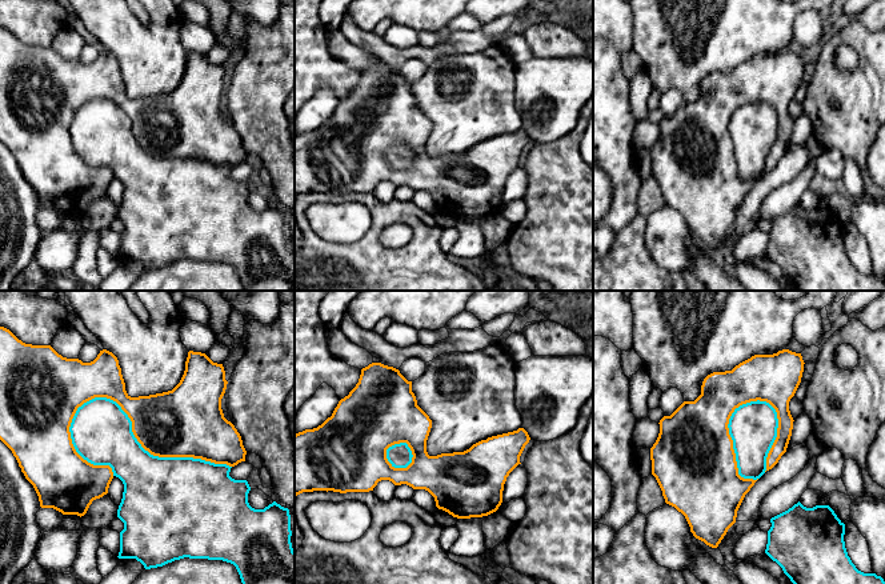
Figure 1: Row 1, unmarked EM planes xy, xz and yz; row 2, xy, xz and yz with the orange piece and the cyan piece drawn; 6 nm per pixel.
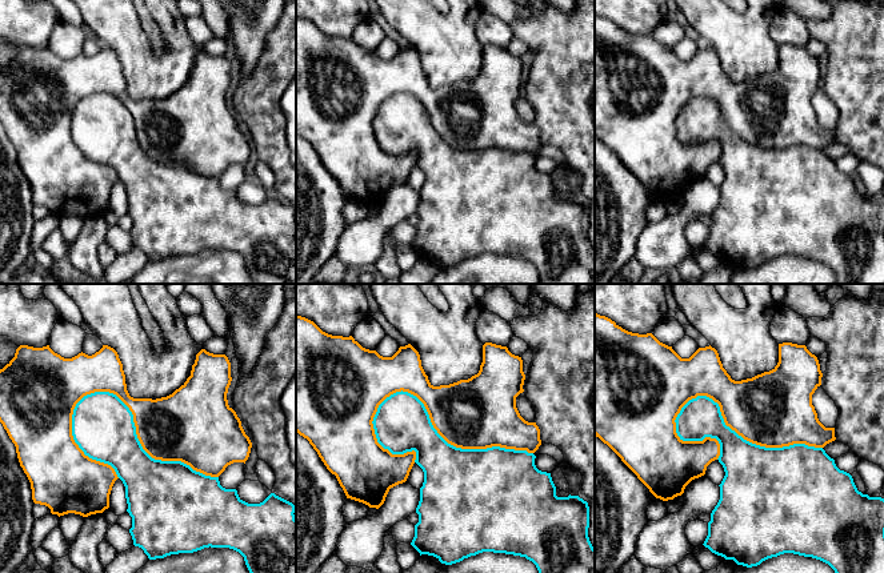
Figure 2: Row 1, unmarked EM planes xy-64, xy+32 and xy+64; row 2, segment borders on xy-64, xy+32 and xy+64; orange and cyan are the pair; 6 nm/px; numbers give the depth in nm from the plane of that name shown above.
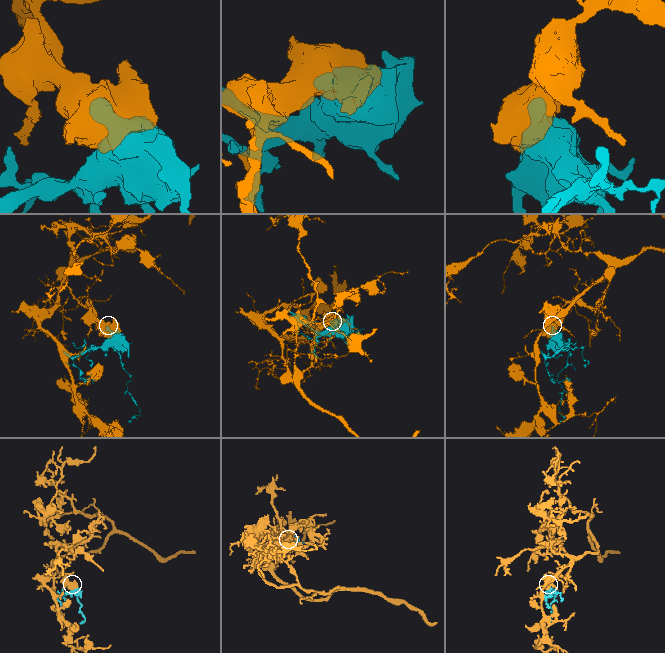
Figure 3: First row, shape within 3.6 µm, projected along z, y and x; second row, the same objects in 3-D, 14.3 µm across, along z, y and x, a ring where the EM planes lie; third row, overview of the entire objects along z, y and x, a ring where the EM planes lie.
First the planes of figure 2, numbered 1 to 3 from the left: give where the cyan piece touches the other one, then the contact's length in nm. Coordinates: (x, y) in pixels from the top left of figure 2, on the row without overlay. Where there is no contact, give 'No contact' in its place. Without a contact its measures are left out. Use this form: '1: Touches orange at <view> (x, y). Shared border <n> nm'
1: Touches orange at xy-64 (138, 139). Shared border 950 nm
2: Touches orange at xy+32 (442, 137). Shared border 1000 nm
3: Touches orange at xy+64 (740, 136). Shared border 900 nm

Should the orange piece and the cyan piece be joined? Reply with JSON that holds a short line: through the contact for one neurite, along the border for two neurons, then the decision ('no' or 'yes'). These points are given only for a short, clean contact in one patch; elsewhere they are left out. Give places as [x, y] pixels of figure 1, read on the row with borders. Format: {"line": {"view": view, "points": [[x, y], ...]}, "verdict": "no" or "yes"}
{"verdict": "yes"}

